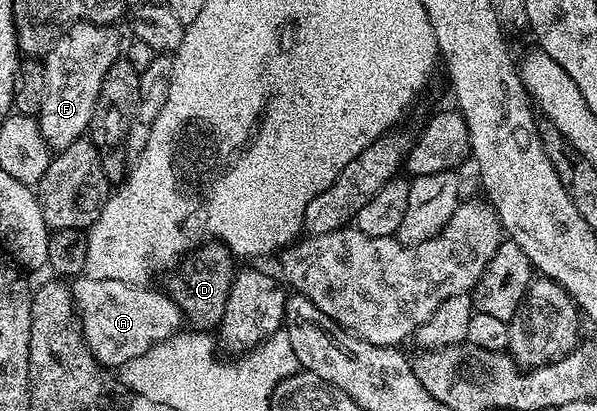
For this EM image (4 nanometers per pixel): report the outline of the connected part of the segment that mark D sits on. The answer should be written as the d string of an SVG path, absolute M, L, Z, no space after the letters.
M206 243L201 248L193 250L191 256L180 266L180 269L181 273L174 272L172 274L174 277L169 281L169 286L167 286L169 296L181 309L182 318L188 324L190 321L197 328L194 330L216 330L223 319L223 311L227 311L227 295L231 291L235 272L233 254L220 243Z

